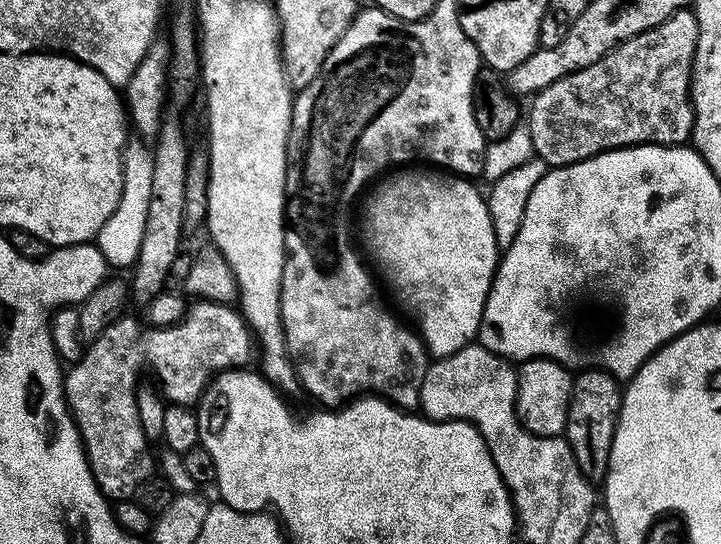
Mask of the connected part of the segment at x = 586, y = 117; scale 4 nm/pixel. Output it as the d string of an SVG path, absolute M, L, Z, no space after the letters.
M692 8L678 10L678 14L670 14L666 22L646 30L629 40L623 40L614 50L610 50L598 62L594 62L585 69L566 74L558 78L552 85L546 86L531 97L532 105L526 108L526 125L529 128L530 138L533 140L533 153L544 160L549 169L565 168L571 164L577 164L583 160L594 158L603 152L613 152L616 148L634 148L638 144L663 144L665 146L684 146L689 143L694 122L694 110L692 109L692 67L694 66L694 54L698 46L698 18Z

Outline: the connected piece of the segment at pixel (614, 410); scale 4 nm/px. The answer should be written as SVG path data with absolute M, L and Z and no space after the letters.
M593 366L589 372L577 375L572 382L572 401L568 407L568 425L564 427L563 437L568 441L574 454L574 462L578 462L578 470L586 479L593 482L603 481L608 475L610 450L614 442L616 420L620 416L622 384L610 373Z

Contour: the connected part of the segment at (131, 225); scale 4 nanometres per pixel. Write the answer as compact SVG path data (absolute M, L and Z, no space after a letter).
M132 138L125 143L124 157L122 158L122 182L124 183L122 198L118 202L114 214L110 214L110 218L106 218L106 226L102 226L102 230L98 230L94 241L96 247L102 250L108 265L113 269L125 268L128 270L133 267L142 246L142 234L146 234L146 210L150 210L150 185L154 183L154 162L152 161L153 149L149 145L147 148L143 143L147 144L140 138Z

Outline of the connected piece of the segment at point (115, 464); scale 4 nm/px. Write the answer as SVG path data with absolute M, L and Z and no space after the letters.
M201 300L193 303L183 319L174 326L145 327L136 320L115 320L85 347L84 355L69 367L72 369L67 369L64 377L64 401L68 403L76 428L80 431L80 440L84 443L84 453L88 456L94 482L100 487L100 493L112 502L133 499L138 486L154 472L154 456L148 453L150 445L144 437L136 405L136 390L143 364L154 371L161 384L168 389L166 398L169 403L192 406L199 401L201 393L214 376L234 368L244 368L247 360L254 356L252 330L232 304Z

